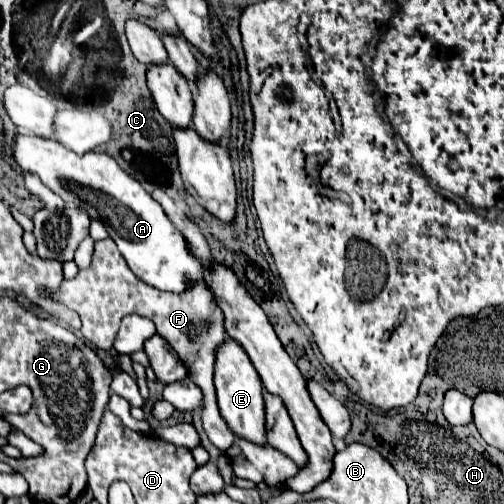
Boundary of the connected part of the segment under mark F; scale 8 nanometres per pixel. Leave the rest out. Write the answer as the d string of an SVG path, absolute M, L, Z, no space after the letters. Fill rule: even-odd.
M103 239L103 241L95 241L91 265L87 269L81 269L73 279L63 281L61 287L51 297L79 313L83 321L83 337L103 351L111 349L115 335L119 331L119 323L125 315L137 313L141 317L151 319L157 327L157 333L167 341L167 345L171 345L179 361L183 361L185 369L189 369L187 379L193 381L203 391L201 421L209 441L221 451L231 447L235 435L225 425L225 419L217 409L215 387L213 387L215 353L217 347L223 345L223 341L227 339L227 333L223 325L223 313L209 285L197 281L185 293L163 293L159 289L153 289L151 285L145 285L145 281L133 275L129 265L125 265L125 259L119 255L117 245L111 239Z

